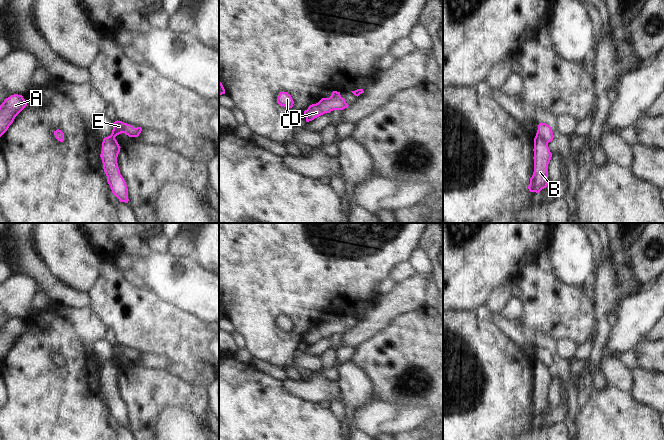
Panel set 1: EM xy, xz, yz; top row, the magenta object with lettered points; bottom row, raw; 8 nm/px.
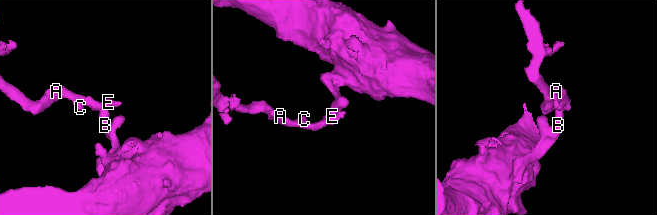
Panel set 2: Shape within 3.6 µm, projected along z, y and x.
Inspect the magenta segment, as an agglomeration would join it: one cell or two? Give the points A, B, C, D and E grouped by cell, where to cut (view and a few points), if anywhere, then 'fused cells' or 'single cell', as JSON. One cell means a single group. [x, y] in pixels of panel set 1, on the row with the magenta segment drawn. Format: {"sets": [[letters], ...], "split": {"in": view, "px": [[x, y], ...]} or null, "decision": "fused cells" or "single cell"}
{"sets": [["A", "C", "D", "E"], ["B"]], "split": {"in": "yz", "px": [[536, 135], [547, 143]]}, "decision": "fused cells"}

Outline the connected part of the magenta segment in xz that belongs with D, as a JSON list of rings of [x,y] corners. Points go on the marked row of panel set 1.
[[[337,92],[334,96],[322,98],[318,103],[310,105],[308,109],[304,111],[306,122],[312,121],[333,110],[343,110],[348,106],[345,99],[341,97],[340,92]]]

